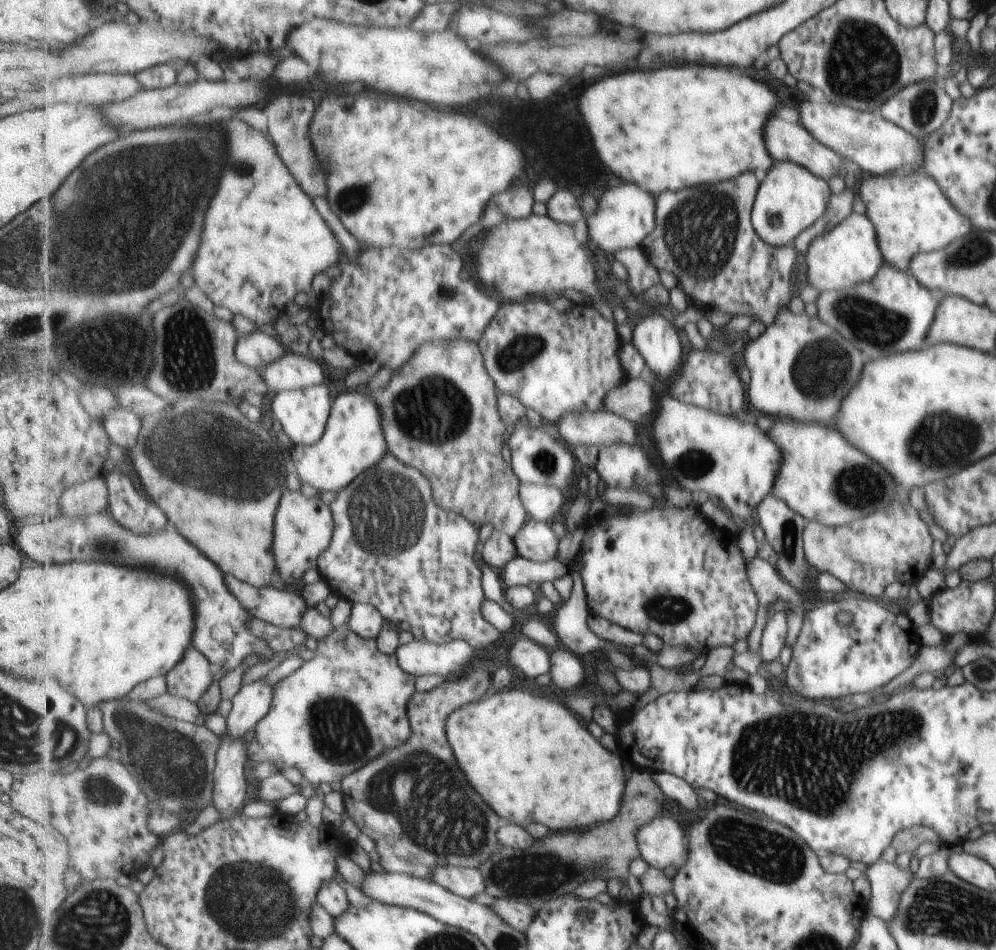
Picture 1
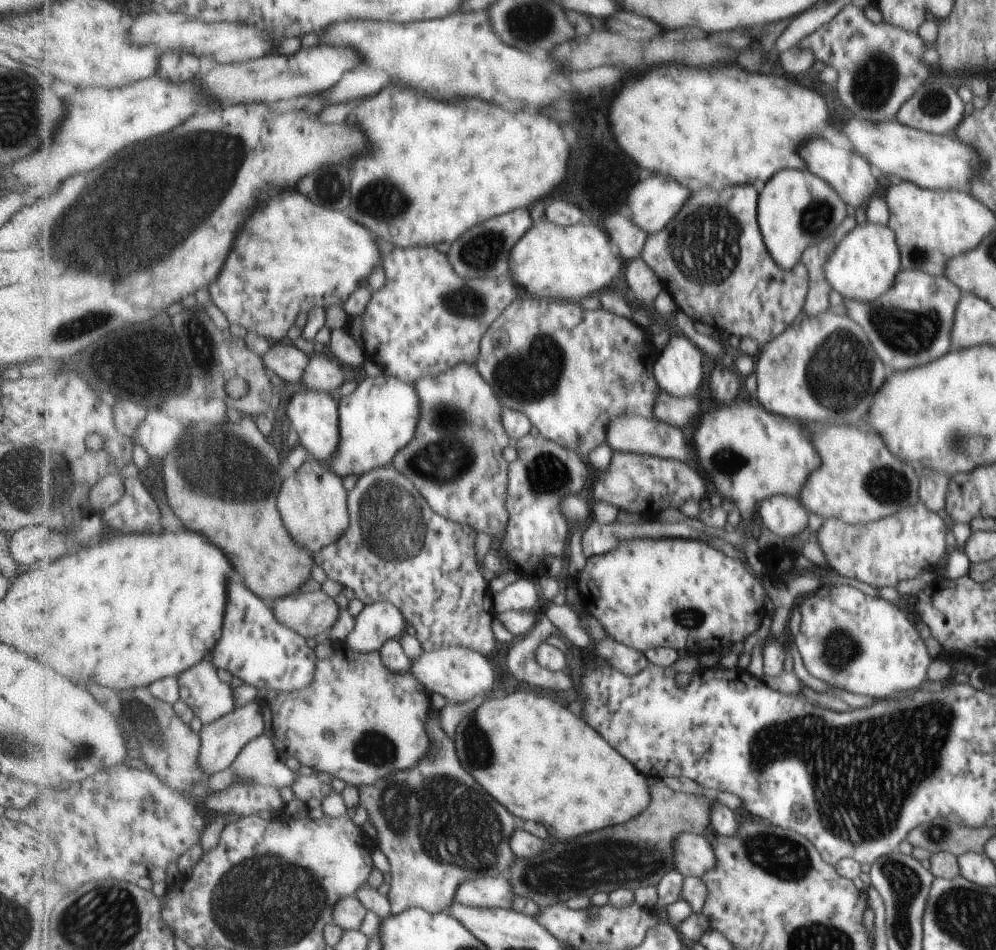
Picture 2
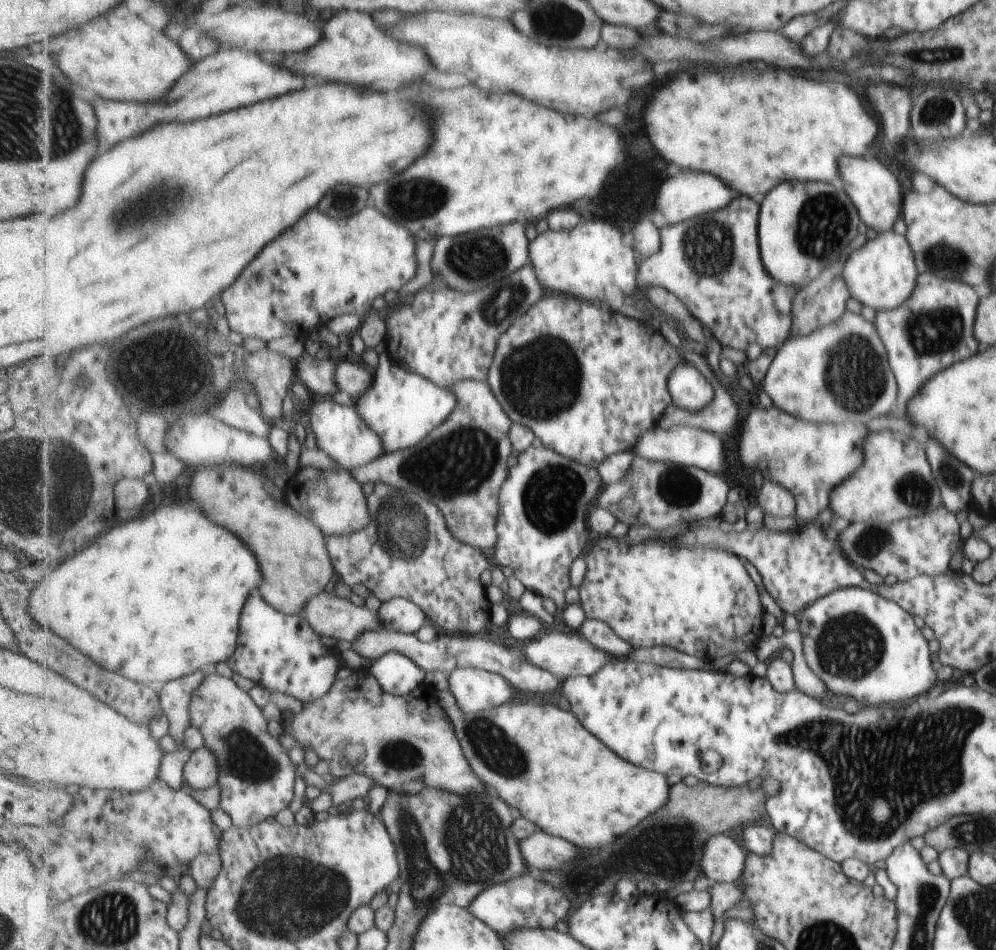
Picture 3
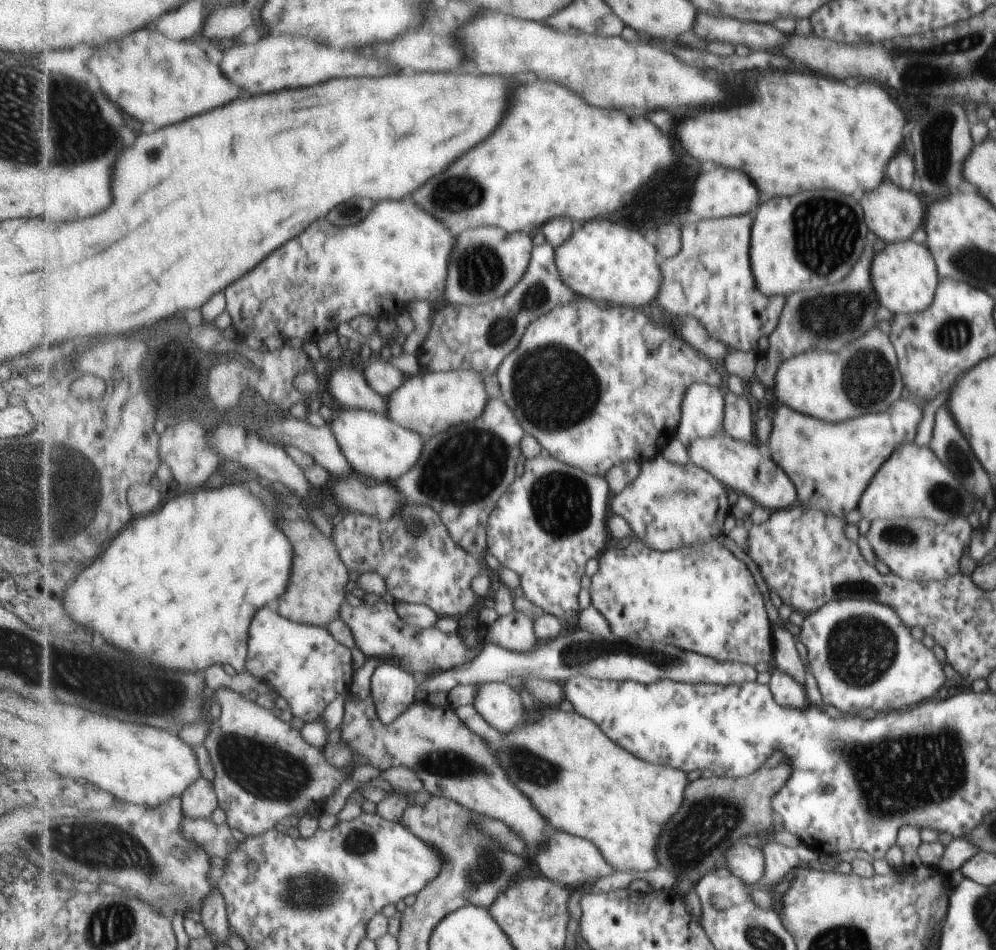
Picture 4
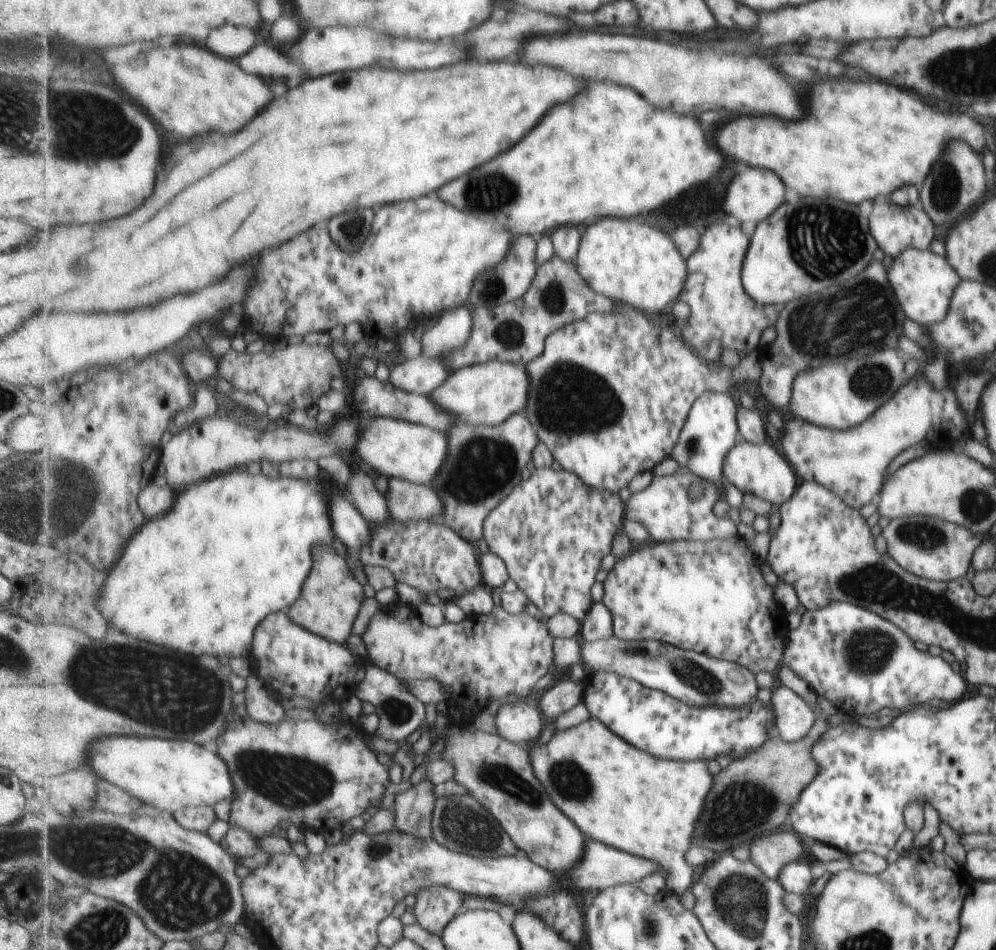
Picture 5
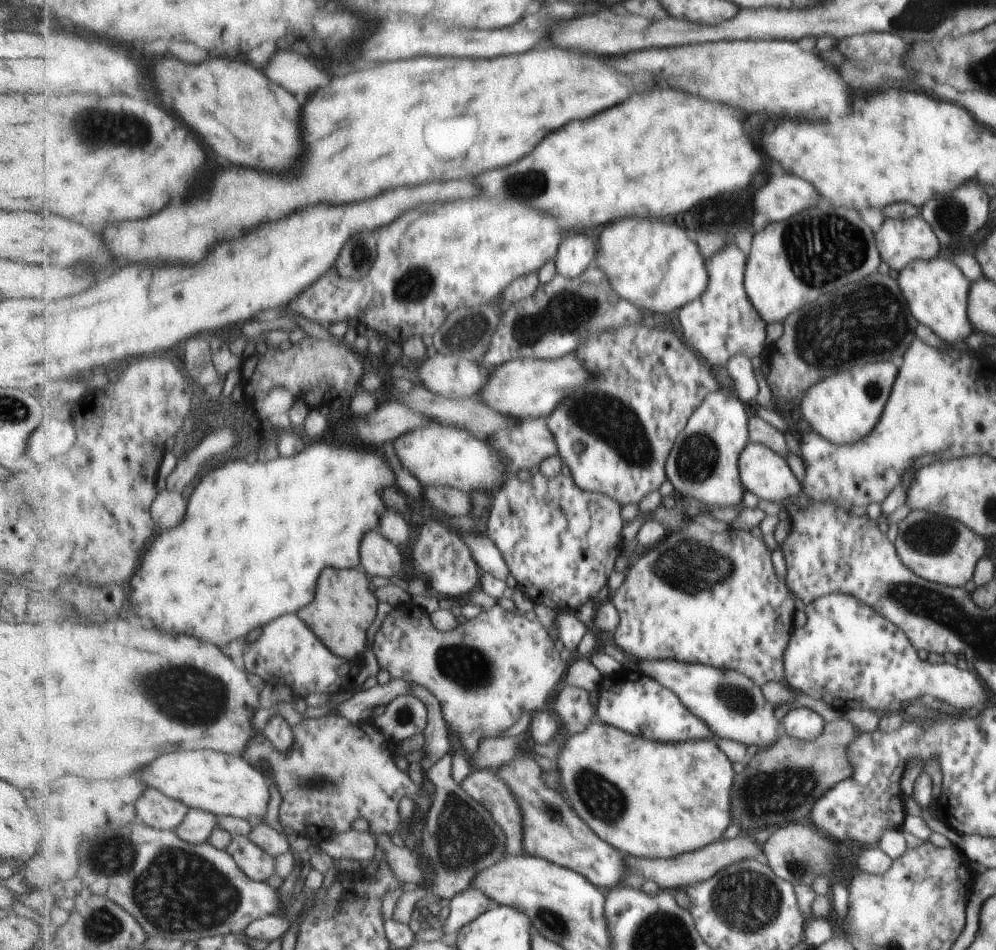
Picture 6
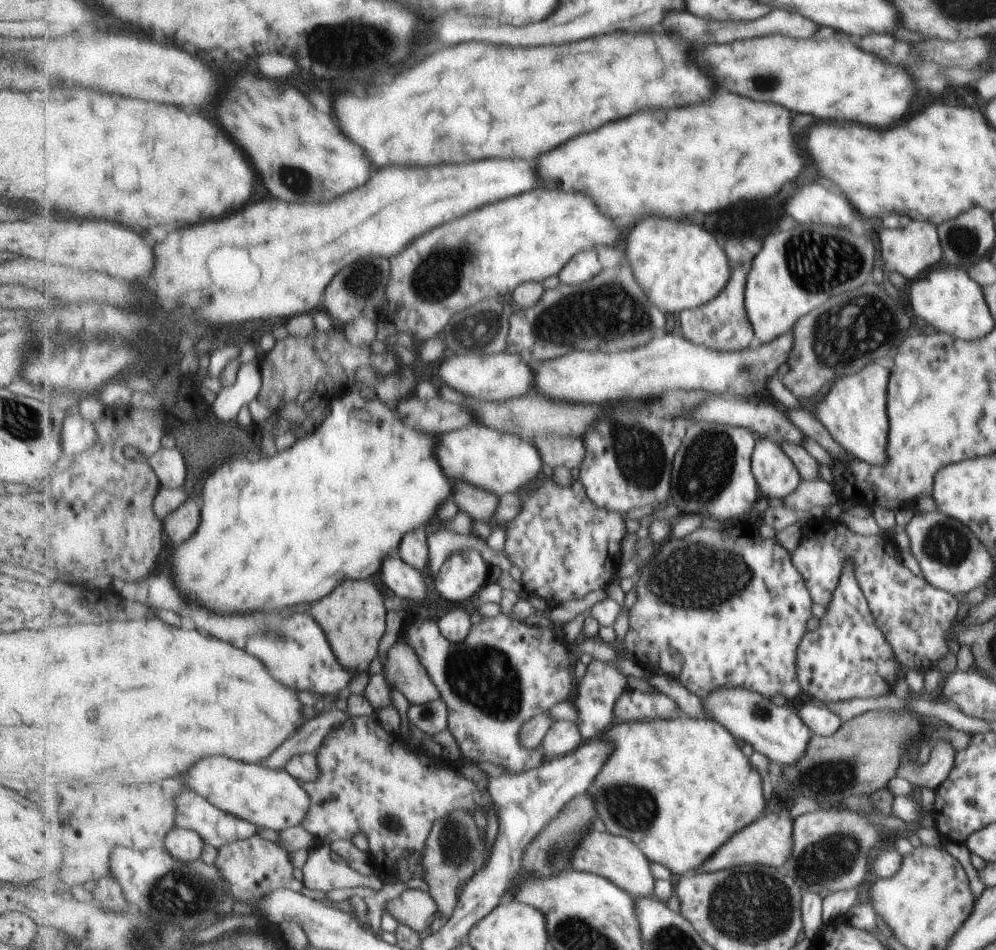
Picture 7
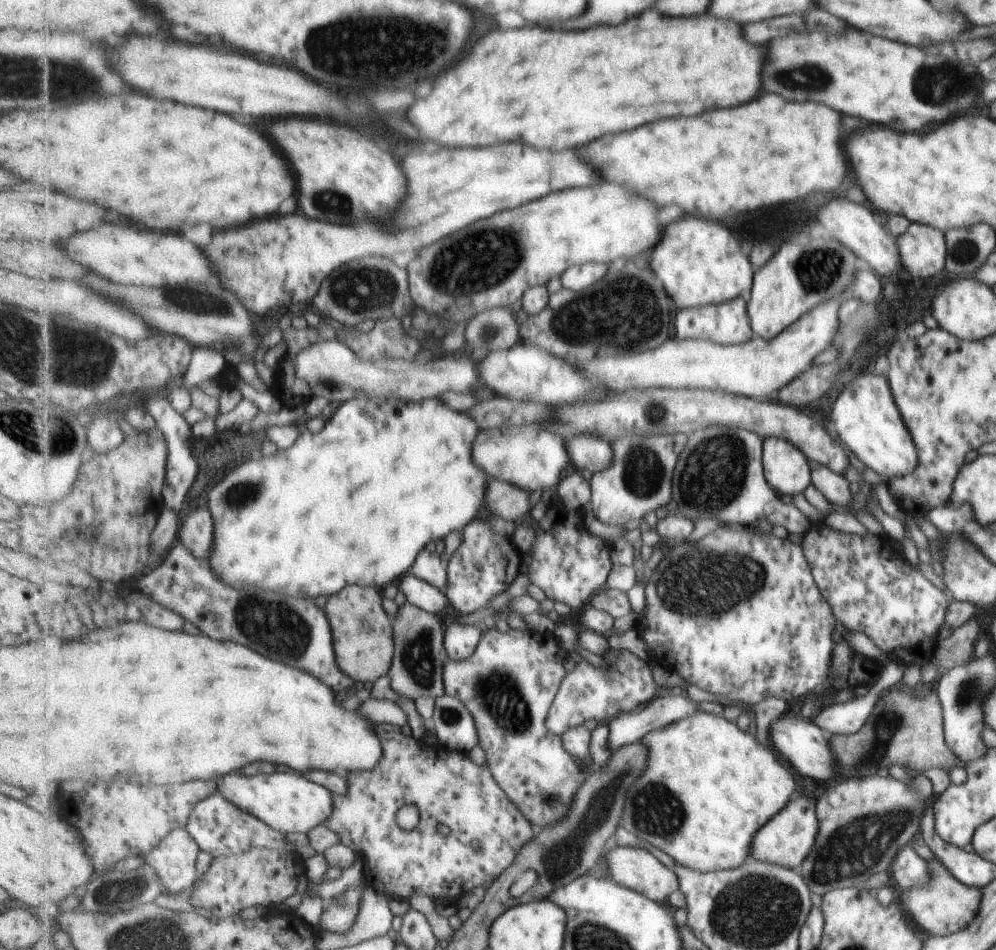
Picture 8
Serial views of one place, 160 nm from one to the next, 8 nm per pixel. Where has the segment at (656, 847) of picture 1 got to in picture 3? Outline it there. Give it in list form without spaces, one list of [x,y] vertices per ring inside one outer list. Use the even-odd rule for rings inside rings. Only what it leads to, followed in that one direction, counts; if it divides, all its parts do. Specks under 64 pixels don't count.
[[[717,834],[705,840],[703,875],[715,883],[736,883],[745,868],[745,849],[729,836]]]

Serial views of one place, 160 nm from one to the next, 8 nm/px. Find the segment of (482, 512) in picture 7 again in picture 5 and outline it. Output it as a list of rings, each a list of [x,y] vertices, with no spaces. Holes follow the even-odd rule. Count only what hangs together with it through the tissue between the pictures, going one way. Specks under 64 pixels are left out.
[[[397,478],[389,480],[387,502],[393,520],[402,523],[431,518],[441,519],[444,514],[443,501],[435,489]]]

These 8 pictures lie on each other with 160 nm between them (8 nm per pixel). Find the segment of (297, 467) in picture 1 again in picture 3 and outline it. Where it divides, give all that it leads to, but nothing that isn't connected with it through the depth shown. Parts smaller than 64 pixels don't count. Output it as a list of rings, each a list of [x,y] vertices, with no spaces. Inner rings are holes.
[[[385,346],[383,350],[376,350],[381,360],[375,372],[375,382],[354,404],[365,424],[383,436],[381,440],[385,444],[385,452],[393,453],[420,444],[435,428],[449,420],[455,408],[459,408],[459,396],[455,396],[449,387],[435,384],[421,374],[408,372],[393,360],[389,360],[391,356],[387,356]]]

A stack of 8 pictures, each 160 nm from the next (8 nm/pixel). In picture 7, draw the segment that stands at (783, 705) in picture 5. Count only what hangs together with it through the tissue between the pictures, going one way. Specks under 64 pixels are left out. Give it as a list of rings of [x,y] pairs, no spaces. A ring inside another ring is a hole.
[[[804,702],[795,712],[808,727],[812,735],[828,737],[841,724],[838,716],[834,715],[825,705],[815,706],[815,704]]]

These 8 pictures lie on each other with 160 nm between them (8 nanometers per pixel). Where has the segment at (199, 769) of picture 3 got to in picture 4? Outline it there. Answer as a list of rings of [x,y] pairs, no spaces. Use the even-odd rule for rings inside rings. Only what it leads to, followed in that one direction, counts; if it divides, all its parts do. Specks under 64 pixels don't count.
[[[203,776],[187,788],[182,798],[182,812],[187,818],[209,818],[218,806],[220,803],[214,784]]]

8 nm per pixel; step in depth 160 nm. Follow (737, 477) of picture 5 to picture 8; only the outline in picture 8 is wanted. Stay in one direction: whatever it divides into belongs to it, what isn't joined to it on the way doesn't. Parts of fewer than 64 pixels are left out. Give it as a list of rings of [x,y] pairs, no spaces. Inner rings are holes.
[[[765,438],[760,459],[768,484],[783,499],[801,494],[811,482],[811,468],[807,468],[804,453],[786,440]]]

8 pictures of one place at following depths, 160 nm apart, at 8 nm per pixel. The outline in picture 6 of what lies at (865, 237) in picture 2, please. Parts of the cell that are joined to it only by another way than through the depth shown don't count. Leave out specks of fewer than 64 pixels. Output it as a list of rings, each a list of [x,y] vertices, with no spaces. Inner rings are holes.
[[[949,258],[917,259],[898,270],[897,286],[905,298],[911,316],[945,343],[963,341],[972,330],[967,316],[967,298],[971,283]]]

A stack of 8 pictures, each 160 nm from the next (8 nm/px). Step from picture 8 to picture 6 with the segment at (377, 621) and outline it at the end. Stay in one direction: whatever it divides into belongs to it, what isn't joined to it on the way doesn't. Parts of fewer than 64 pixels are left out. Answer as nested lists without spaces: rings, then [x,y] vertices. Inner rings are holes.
[[[325,568],[321,574],[319,586],[317,586],[317,596],[313,604],[304,606],[298,616],[304,621],[316,636],[324,641],[326,645],[337,656],[345,657],[351,662],[359,663],[361,652],[367,642],[367,630],[377,618],[377,598],[369,588],[368,573],[361,568],[351,568],[351,570],[335,570],[335,568]]]

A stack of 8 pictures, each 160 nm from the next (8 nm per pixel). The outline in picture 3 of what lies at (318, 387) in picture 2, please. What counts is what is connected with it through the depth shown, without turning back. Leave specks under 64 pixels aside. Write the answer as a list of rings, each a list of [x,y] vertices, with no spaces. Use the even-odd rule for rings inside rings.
[[[339,362],[335,370],[335,382],[341,392],[351,395],[354,402],[373,386],[375,376],[370,374],[361,362]]]

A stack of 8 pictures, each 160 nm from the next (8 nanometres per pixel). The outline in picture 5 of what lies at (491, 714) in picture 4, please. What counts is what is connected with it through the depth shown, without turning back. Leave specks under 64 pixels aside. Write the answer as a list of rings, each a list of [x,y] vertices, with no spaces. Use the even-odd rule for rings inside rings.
[[[525,702],[500,706],[494,720],[498,734],[518,745],[532,745],[543,730],[543,716],[539,710],[540,707]]]

